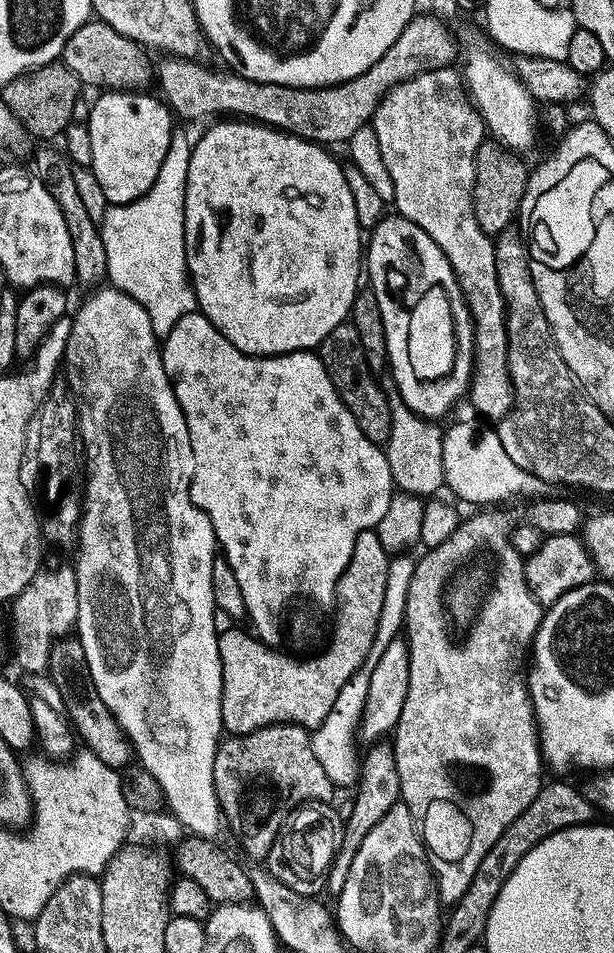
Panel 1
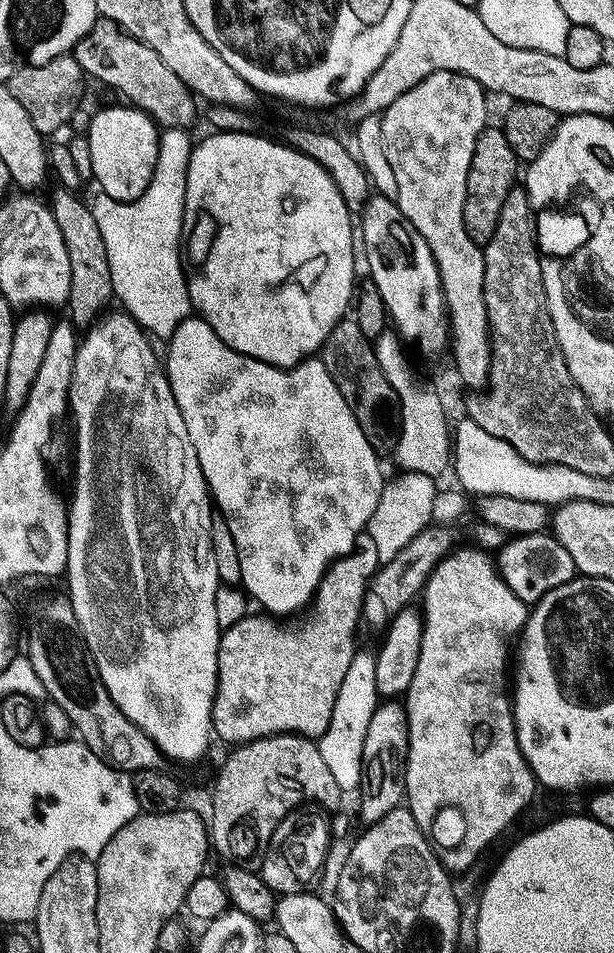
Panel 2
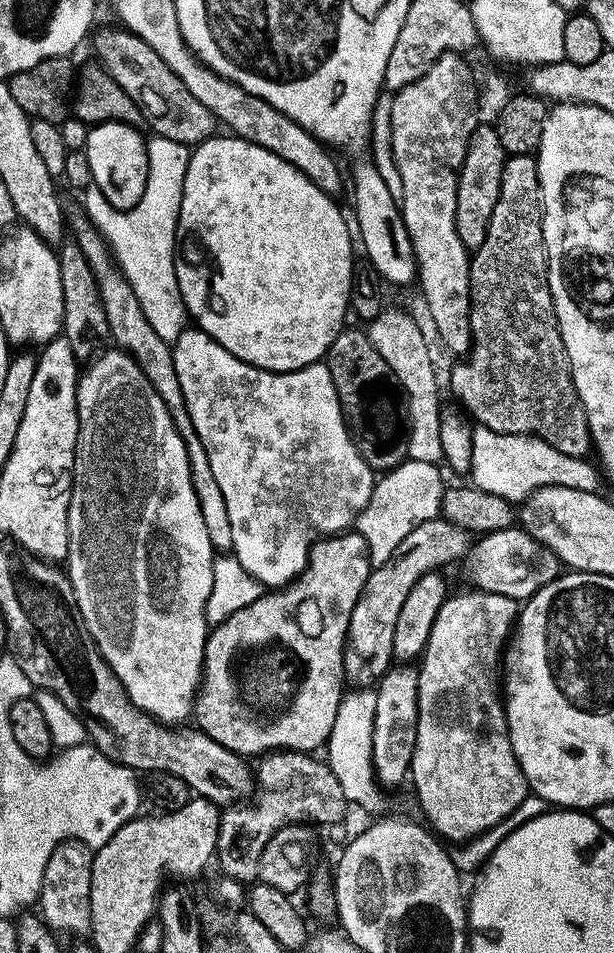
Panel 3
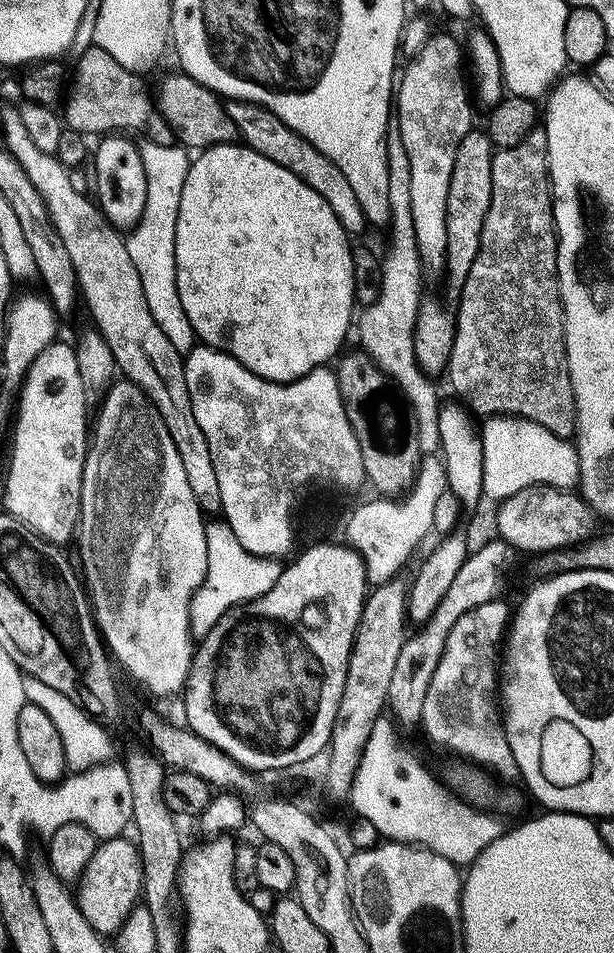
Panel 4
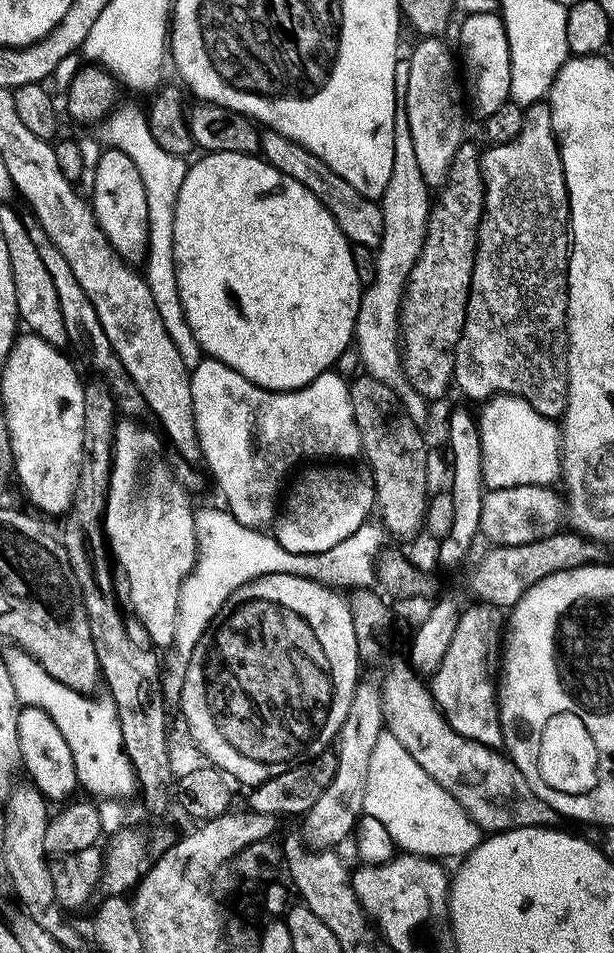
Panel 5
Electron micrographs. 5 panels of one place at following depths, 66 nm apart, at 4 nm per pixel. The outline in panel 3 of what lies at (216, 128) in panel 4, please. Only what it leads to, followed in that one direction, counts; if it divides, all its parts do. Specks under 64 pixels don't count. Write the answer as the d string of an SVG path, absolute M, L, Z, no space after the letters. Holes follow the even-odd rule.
M127 30L119 31L95 33L99 63L137 104L143 119L146 122L148 119L149 126L164 139L161 141L172 146L199 146L213 139L218 129L216 116L210 114L210 110L206 110L190 90L186 90L182 78L178 78L178 74L174 74L158 54L154 54L150 45Z

